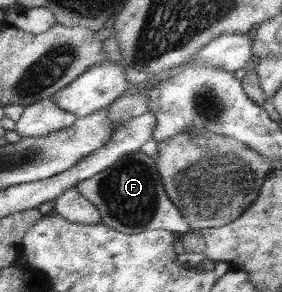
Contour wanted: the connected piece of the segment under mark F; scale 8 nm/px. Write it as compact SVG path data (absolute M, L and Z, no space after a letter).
M140 150L126 153L113 165L78 181L74 188L99 212L100 223L131 235L143 230L167 230L186 233L189 227L163 191L154 160Z

